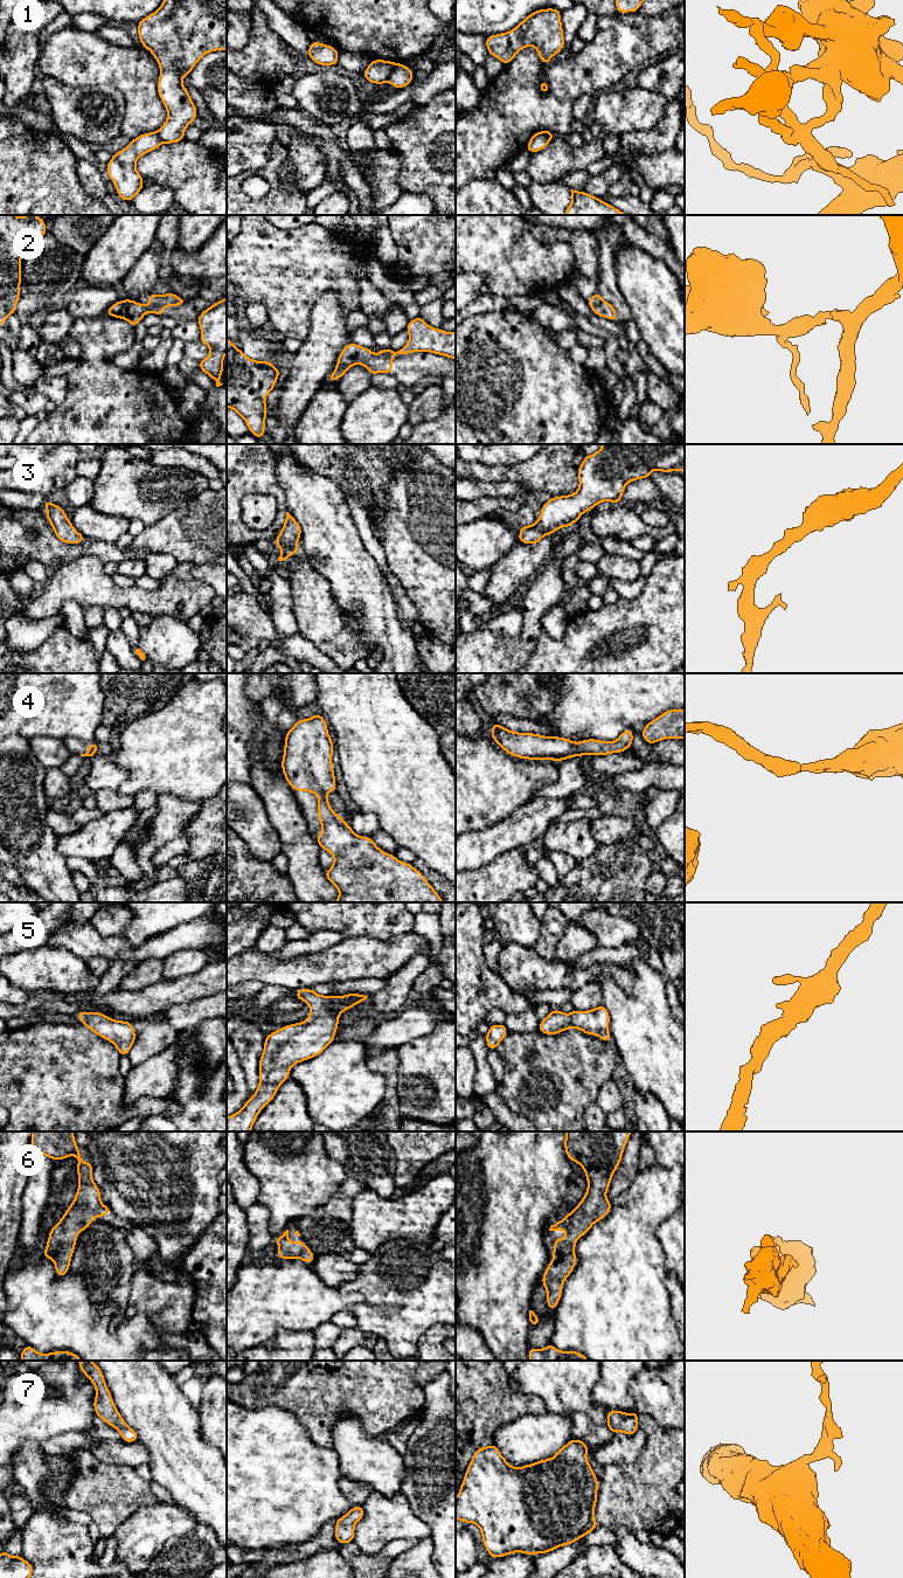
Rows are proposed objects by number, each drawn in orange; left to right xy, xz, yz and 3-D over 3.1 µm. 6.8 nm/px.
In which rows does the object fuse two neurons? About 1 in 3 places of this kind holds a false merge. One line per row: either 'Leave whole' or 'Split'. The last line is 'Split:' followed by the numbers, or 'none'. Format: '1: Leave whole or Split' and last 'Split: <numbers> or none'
1: Split
2: Split
3: Leave whole
4: Leave whole
5: Leave whole
6: Leave whole
7: Leave whole
Split: 1, 2

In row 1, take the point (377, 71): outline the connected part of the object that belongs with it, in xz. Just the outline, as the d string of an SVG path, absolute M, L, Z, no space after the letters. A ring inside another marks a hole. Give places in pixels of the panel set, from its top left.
M374 60L363 71L363 76L374 84L384 84L394 65L391 61Z

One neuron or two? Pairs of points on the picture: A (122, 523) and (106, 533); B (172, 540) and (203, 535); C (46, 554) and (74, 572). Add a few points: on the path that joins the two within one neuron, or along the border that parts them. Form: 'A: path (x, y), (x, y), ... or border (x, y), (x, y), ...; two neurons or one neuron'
A: path (118, 526), (110, 530); one neuron
B: path (180, 535), (195, 535); one neuron
C: border (85, 554), (70, 561), (60, 562), (51, 571); two neurons

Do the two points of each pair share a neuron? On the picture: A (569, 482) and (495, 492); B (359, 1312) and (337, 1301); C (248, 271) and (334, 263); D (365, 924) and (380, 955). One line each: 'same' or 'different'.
A: different
B: different
C: same
D: different

